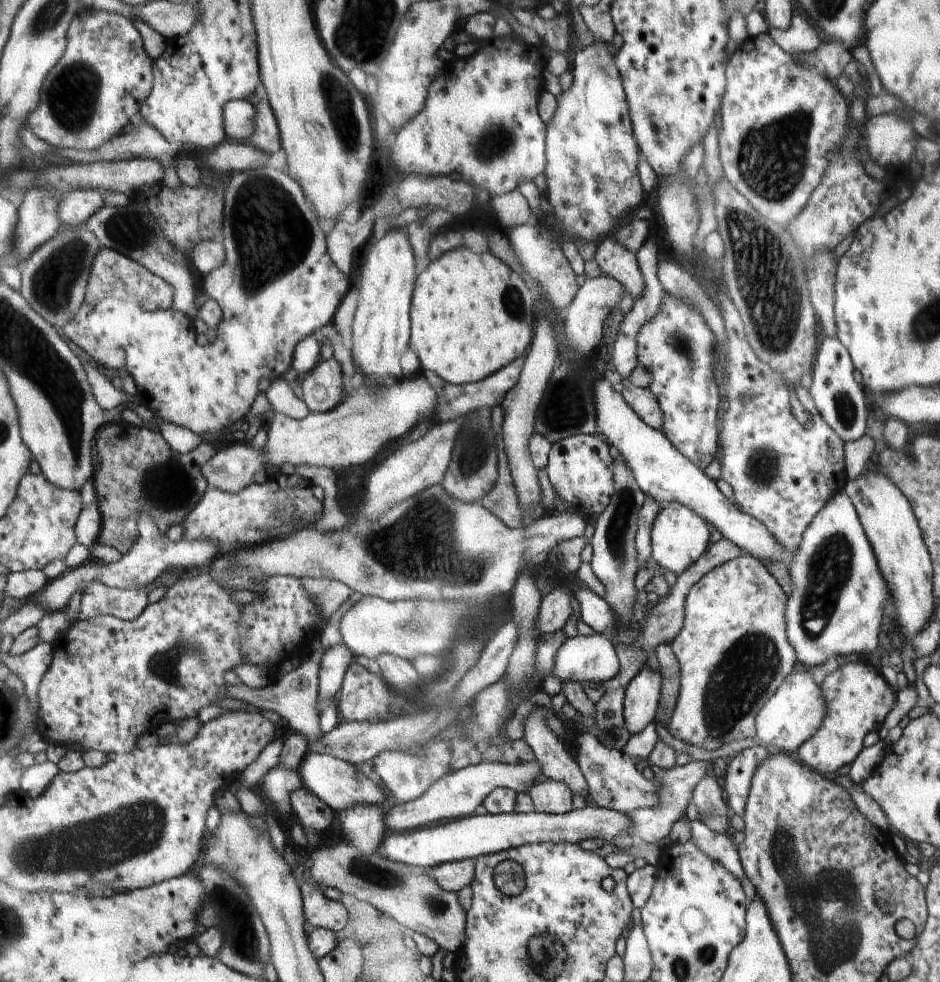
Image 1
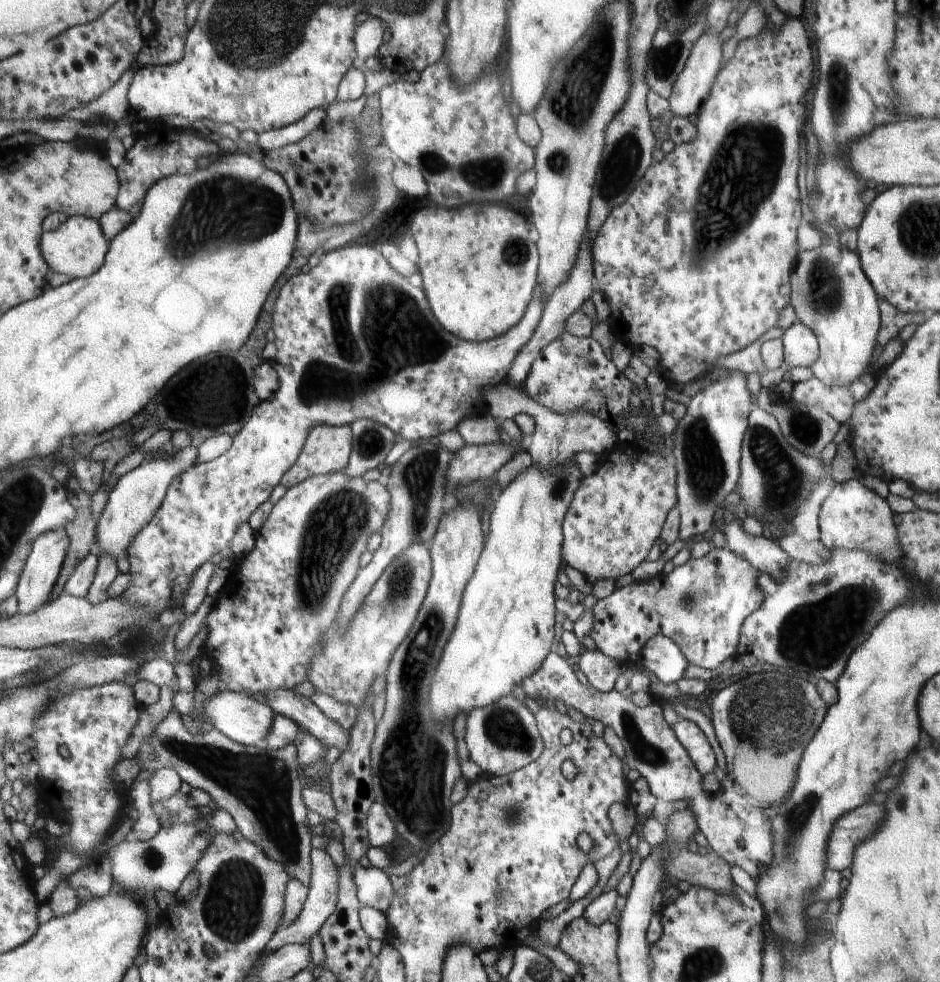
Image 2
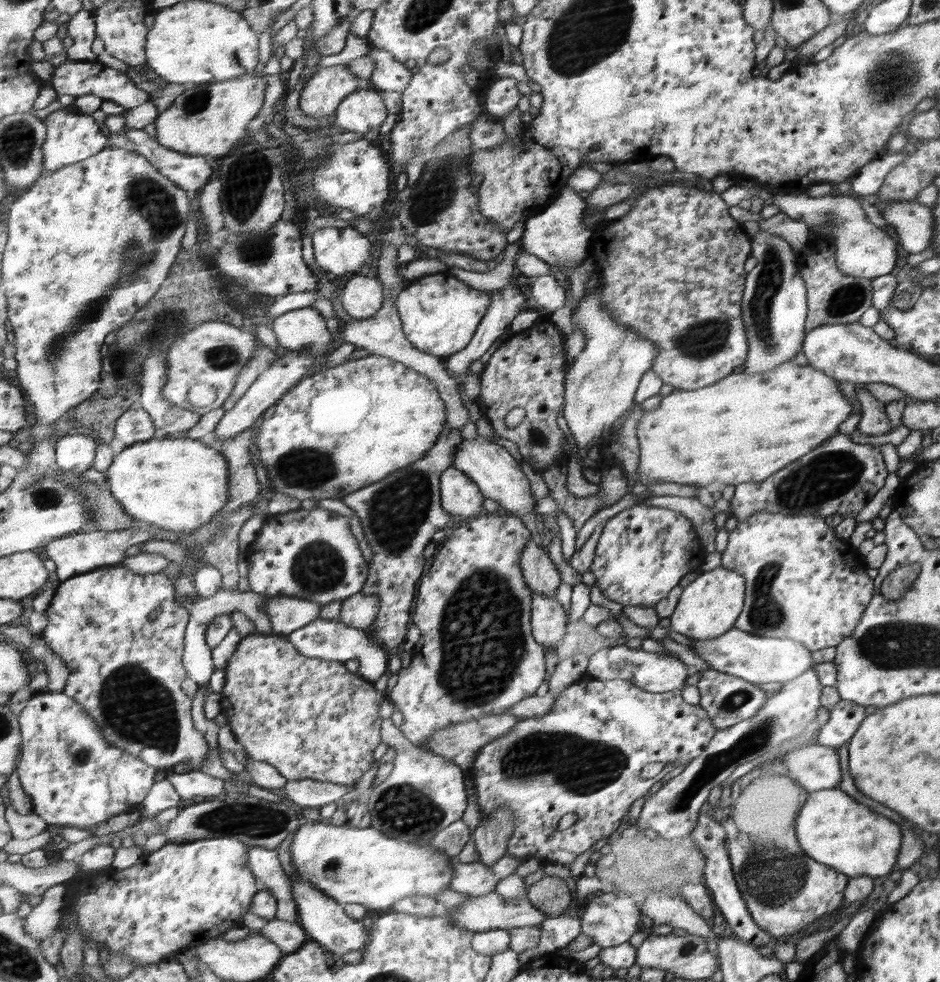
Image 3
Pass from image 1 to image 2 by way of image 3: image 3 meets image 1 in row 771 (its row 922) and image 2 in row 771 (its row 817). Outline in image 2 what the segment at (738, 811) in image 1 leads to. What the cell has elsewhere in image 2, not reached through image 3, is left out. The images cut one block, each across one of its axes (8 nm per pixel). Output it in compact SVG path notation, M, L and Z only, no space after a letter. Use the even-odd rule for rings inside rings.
M679 718L672 729L677 735L677 739L685 745L690 760L694 761L694 766L696 766L698 772L702 776L710 774L712 768L716 766L716 758L714 758L714 752L708 744L706 736L702 734L702 730L696 726L696 723L683 718Z

